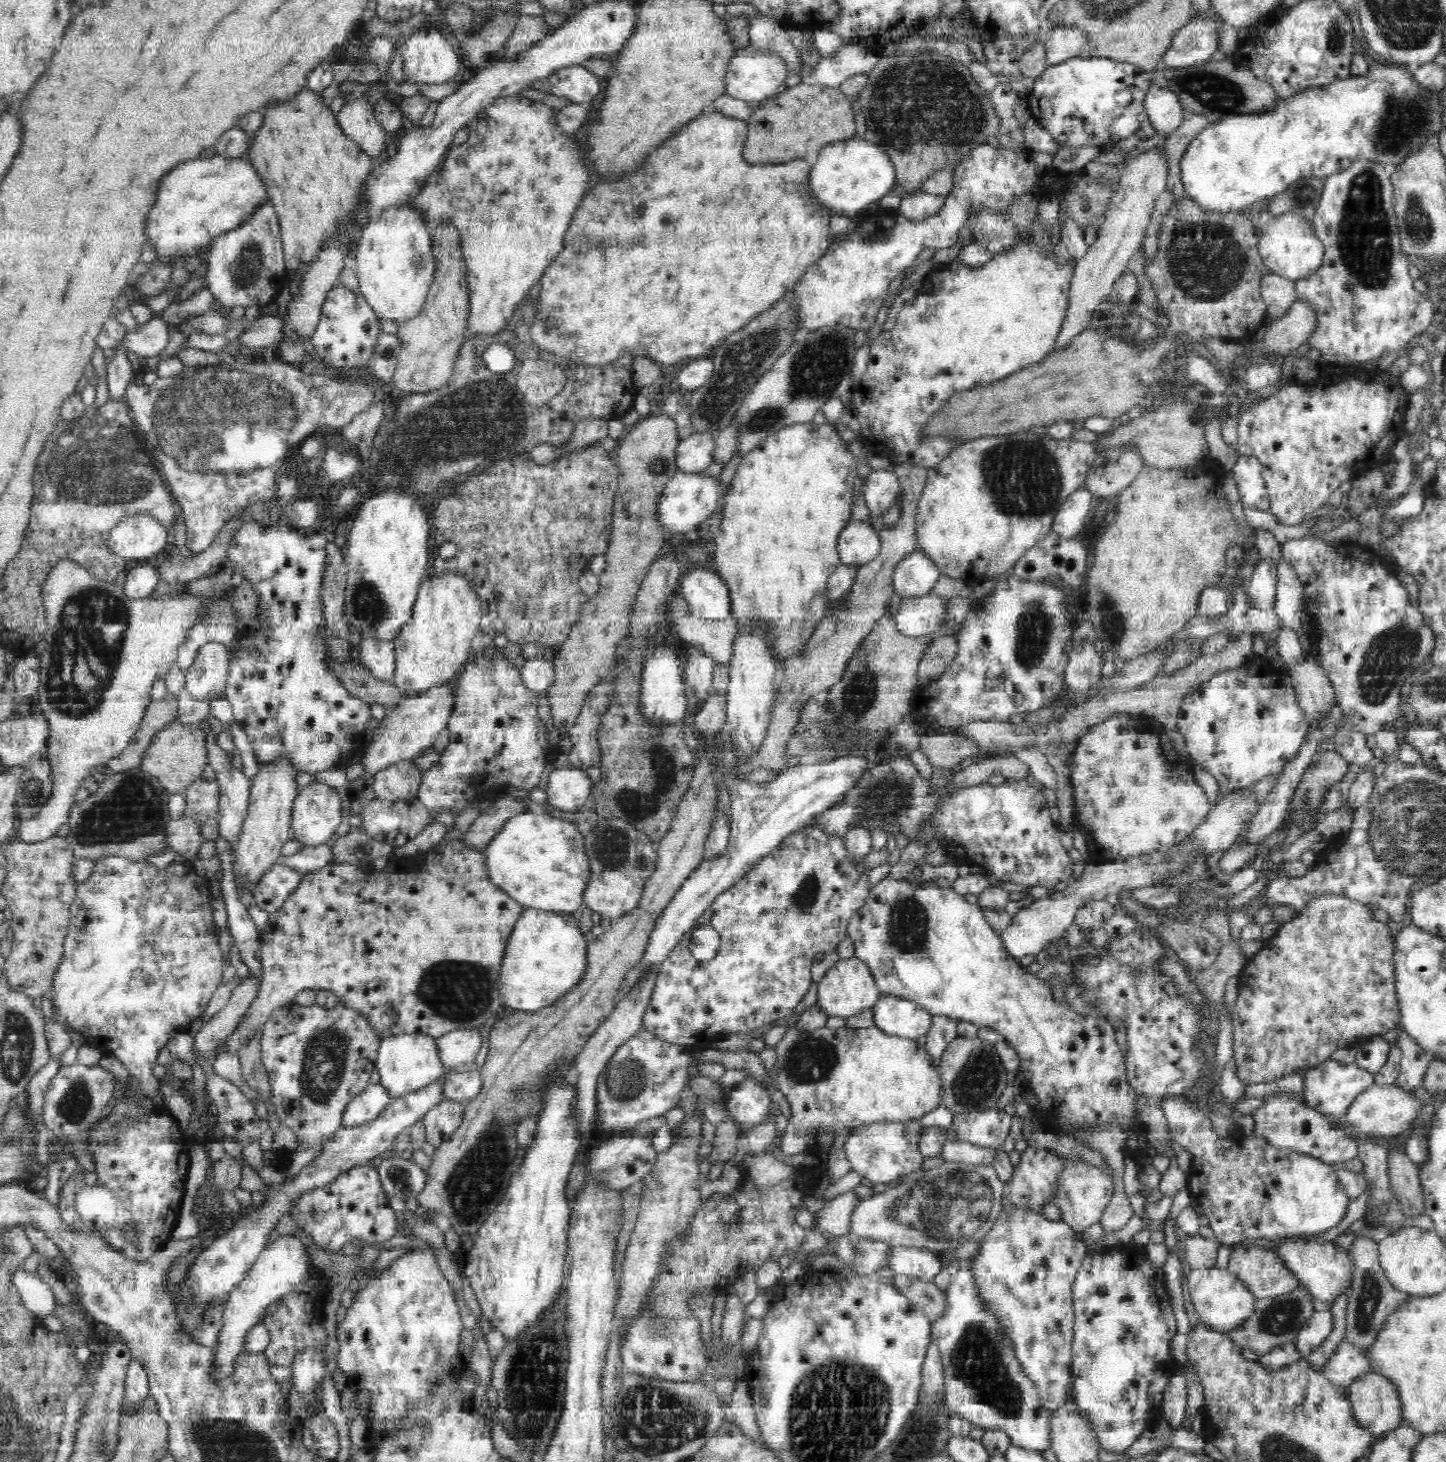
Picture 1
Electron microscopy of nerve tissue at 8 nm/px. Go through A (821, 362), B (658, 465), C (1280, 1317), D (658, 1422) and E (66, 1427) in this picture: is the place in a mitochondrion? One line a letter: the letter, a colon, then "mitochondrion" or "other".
A: mitochondrion
B: mitochondrion
C: mitochondrion
D: mitochondrion
E: other

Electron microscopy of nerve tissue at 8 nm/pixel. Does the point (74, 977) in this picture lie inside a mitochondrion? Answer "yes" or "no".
no

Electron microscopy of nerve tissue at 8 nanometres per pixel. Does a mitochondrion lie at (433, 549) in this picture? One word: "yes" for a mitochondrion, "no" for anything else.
no

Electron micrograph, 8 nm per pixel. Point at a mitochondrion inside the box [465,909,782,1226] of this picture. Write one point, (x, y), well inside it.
(625, 1080)

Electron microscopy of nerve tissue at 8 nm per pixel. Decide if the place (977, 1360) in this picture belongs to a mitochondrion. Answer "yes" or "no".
yes

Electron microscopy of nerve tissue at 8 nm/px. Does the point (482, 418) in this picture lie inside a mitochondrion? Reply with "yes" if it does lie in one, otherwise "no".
yes

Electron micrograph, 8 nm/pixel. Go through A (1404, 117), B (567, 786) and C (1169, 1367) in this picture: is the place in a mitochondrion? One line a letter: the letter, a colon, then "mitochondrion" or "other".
A: mitochondrion
B: other
C: other

